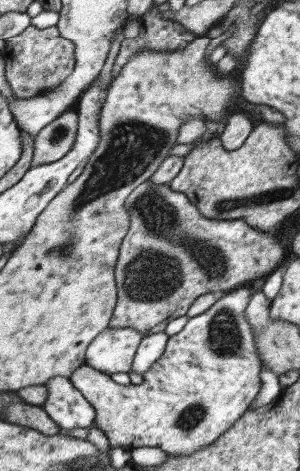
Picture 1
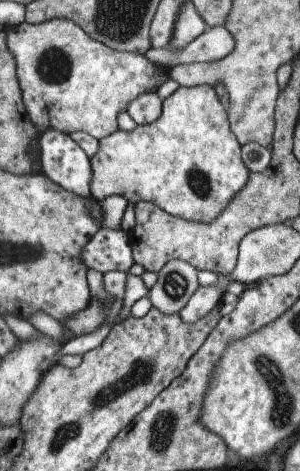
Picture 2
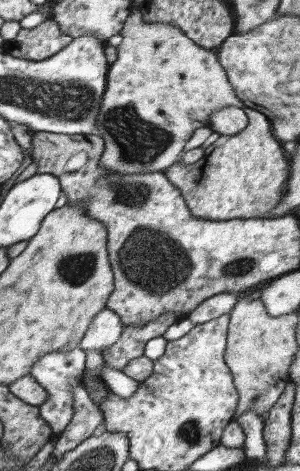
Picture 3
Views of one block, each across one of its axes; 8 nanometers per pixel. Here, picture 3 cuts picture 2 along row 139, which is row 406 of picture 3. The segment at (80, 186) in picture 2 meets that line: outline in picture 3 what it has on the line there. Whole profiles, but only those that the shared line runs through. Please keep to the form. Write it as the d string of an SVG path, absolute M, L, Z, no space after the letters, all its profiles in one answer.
M77 344L71 350L53 350L47 352L45 356L37 358L37 362L31 366L29 376L33 376L35 382L39 382L47 392L49 398L39 406L39 416L51 426L51 432L63 432L65 426L69 424L73 416L73 398L71 398L71 388L81 382L81 374L85 368L85 350Z

